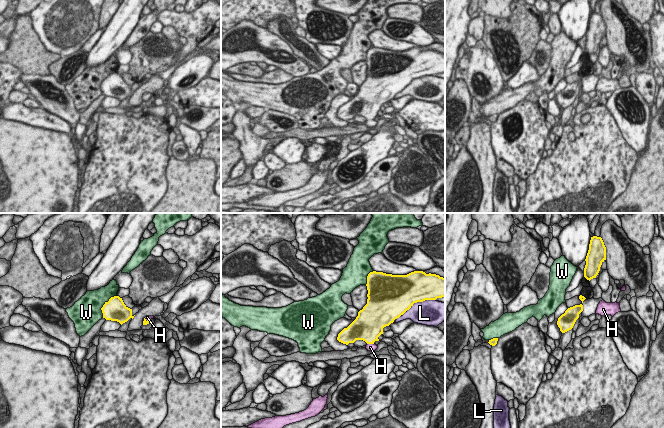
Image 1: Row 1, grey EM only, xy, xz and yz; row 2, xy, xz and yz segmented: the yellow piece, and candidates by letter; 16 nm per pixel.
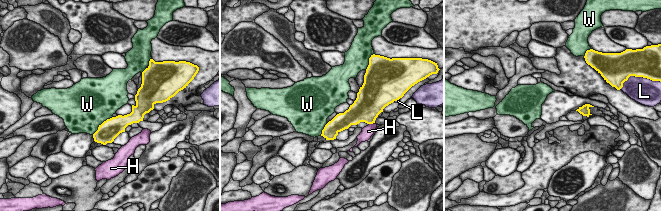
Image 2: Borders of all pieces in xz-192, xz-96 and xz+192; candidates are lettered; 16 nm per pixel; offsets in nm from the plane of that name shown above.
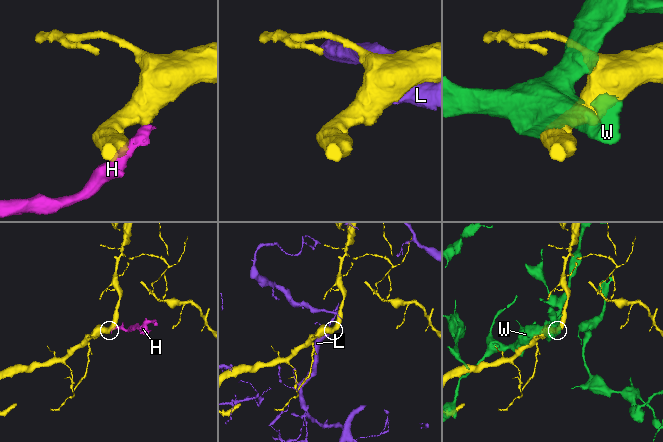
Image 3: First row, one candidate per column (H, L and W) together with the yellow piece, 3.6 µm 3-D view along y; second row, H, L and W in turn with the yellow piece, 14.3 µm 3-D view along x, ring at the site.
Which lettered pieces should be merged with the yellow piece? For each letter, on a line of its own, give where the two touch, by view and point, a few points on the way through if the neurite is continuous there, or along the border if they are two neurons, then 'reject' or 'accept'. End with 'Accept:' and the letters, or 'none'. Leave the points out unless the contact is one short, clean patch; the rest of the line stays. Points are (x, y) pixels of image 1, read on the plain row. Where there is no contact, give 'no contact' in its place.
H: contact xz (370, 119); way xz (368, 104), (370, 106), (370, 119), (370, 123); accept
L: contact xz (418, 77); reject
W: contact xy (104, 80); reject
Accept: H

